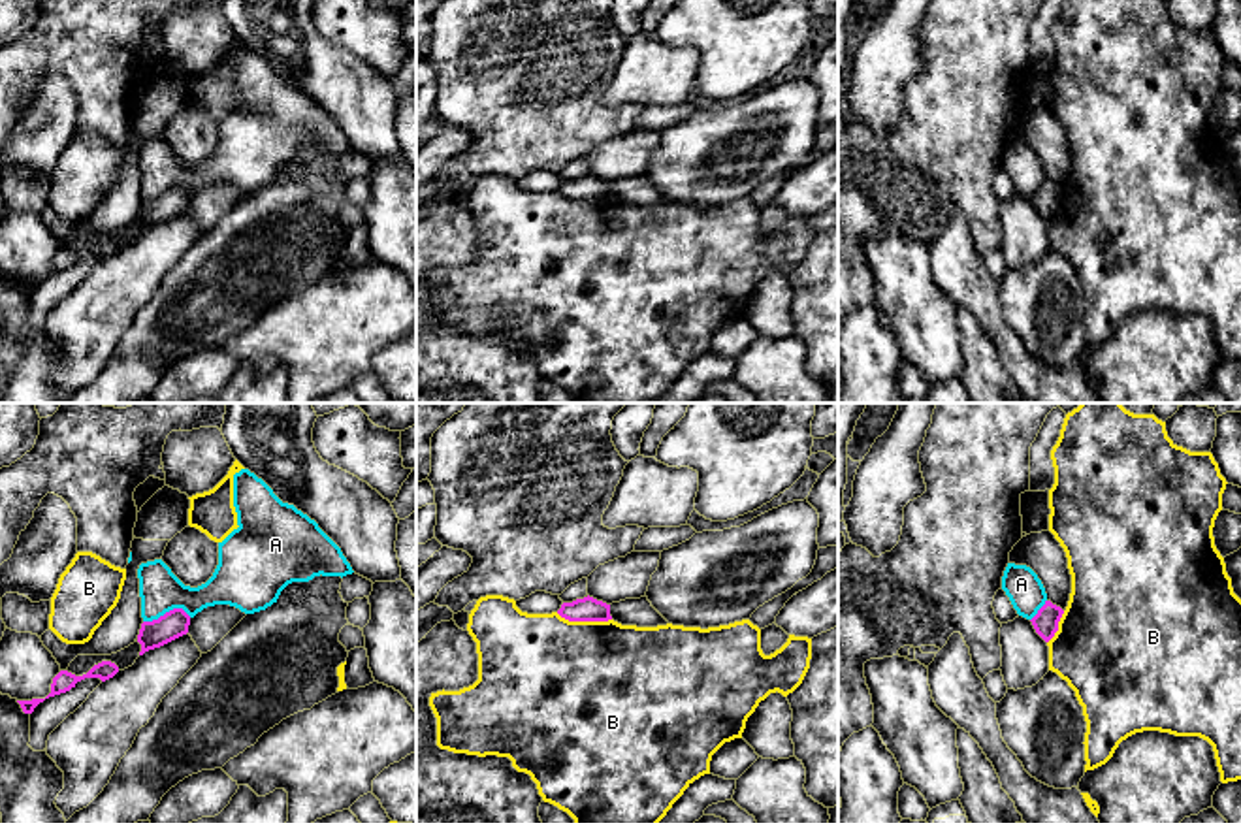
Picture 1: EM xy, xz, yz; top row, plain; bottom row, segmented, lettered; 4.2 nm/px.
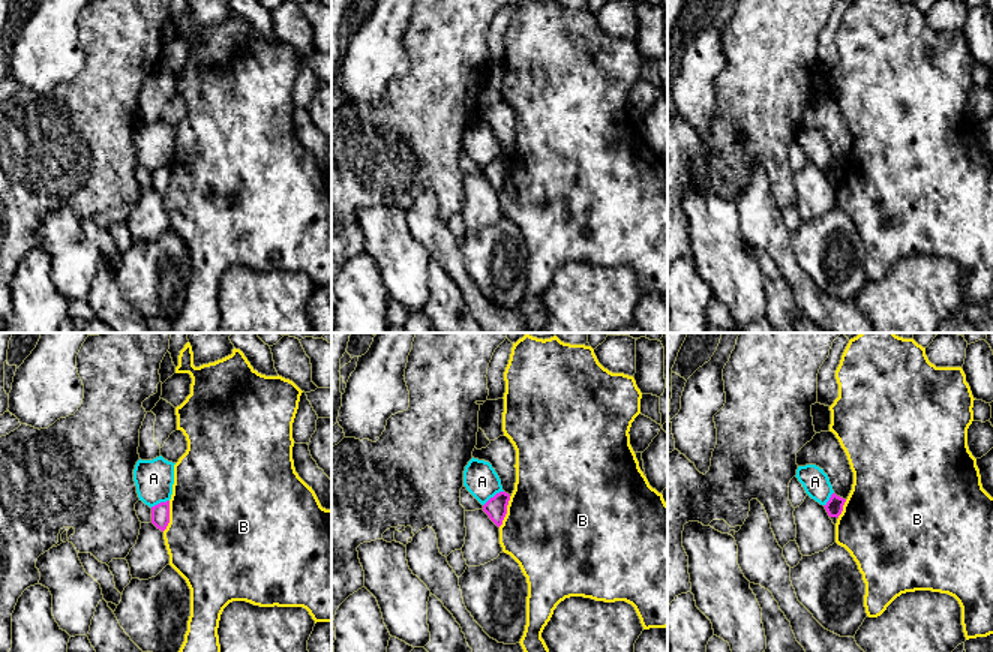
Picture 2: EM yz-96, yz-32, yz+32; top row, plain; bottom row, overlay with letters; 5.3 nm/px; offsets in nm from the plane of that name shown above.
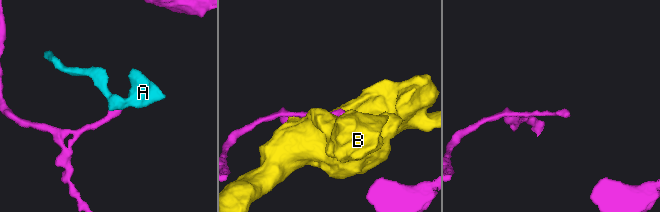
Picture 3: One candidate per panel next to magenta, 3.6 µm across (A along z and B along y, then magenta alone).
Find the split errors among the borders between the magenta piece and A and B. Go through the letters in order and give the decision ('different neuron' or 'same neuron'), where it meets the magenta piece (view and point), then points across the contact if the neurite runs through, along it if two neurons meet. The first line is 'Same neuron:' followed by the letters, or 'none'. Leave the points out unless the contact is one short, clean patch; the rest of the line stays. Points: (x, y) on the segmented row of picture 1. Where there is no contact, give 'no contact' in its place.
Same neuron: none
A: different neuron; meets magenta in xy at (166, 613); border along xy (191, 616), (181, 609), (170, 609), (144, 622)
B: different neuron; meets magenta in xz at (584, 620)

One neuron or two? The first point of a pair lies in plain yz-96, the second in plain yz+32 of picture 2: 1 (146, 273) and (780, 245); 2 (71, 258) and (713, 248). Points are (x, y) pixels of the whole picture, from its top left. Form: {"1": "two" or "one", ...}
{"1": "two", "2": "one"}

